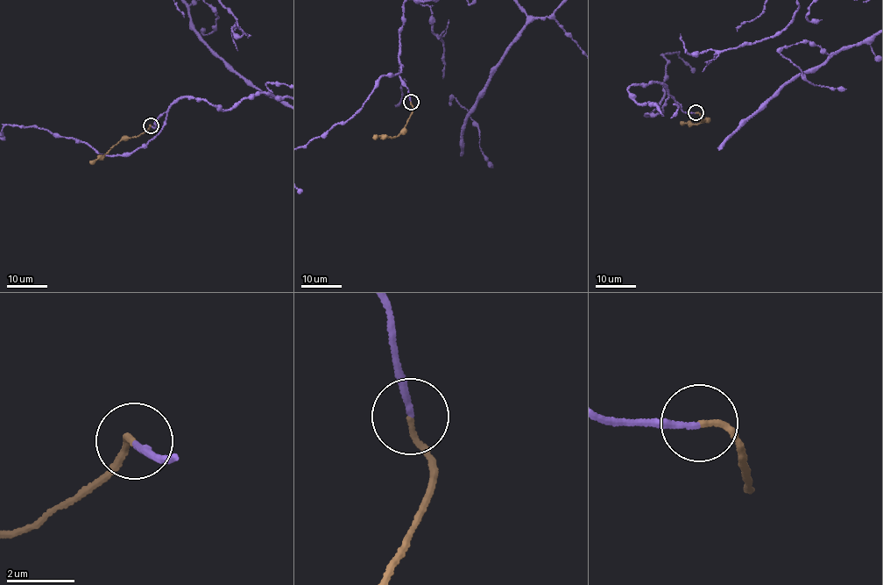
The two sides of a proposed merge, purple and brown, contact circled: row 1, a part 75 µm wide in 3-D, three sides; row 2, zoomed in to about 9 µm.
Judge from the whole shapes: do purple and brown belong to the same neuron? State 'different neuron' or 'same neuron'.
same neuron

